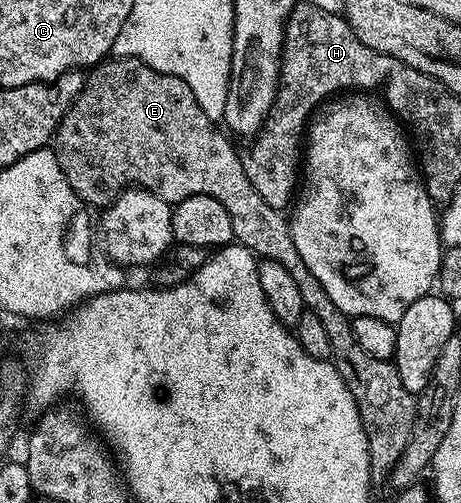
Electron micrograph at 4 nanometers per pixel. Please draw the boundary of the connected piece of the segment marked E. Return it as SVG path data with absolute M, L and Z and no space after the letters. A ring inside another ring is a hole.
M107 57L86 75L86 83L81 93L74 98L74 103L54 130L52 150L56 161L60 161L60 169L64 169L68 185L72 185L82 202L91 208L109 207L127 187L135 185L159 195L164 202L171 205L193 195L207 195L220 201L220 205L228 209L237 246L247 247L259 260L276 261L284 269L288 269L288 273L292 273L293 280L300 288L300 297L304 297L306 310L320 317L332 345L330 359L340 377L344 377L348 393L352 393L356 401L356 409L360 413L360 421L364 425L368 441L370 482L374 485L385 484L390 470L396 465L396 461L400 461L400 453L404 453L404 445L408 445L408 437L412 437L416 396L404 389L400 382L400 373L391 360L372 357L372 353L364 353L364 349L360 349L356 333L352 333L351 316L336 309L332 297L328 297L328 292L324 290L324 285L320 285L320 281L312 277L312 269L304 265L304 257L300 257L296 250L296 241L292 241L287 216L279 208L268 205L268 201L264 201L264 197L260 197L260 193L252 189L252 181L248 181L248 173L244 173L242 155L234 152L233 145L226 140L227 132L218 126L215 120L208 117L208 113L204 113L204 109L200 109L192 89L184 81L180 81L180 77L160 73L139 59Z

